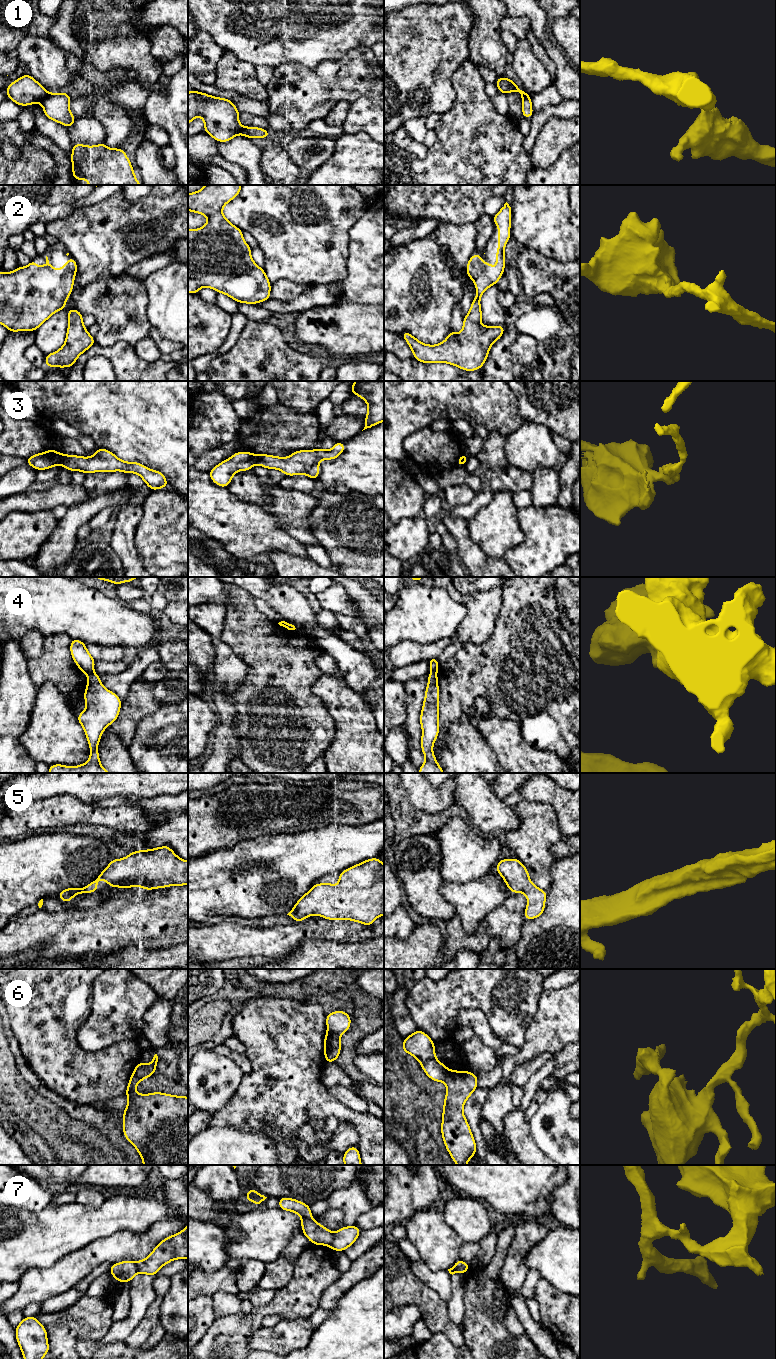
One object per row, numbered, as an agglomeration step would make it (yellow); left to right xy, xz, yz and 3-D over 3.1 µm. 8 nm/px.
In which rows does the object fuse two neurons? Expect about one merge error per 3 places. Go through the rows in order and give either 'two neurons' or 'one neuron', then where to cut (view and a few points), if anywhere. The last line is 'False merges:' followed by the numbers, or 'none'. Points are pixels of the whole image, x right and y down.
1: two neurons; cut in xy along (49, 93), (41, 103)
2: one neuron; no cut
3: one neuron; no cut
4: two neurons; cut in yz along (431, 671), (436, 673)
5: one neuron; no cut
6: two neurons; cut in xz along (327, 1029), (339, 1035)
7: two neurons; cut in xz along (334, 1233), (328, 1245)
False merges: 1, 4, 6, 7

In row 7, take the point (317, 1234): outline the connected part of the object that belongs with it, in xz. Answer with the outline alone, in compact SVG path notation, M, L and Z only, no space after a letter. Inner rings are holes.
M281 1197L278 1208L297 1213L301 1217L302 1233L312 1244L324 1246L331 1244L334 1233L312 1219L314 1216L310 1205L293 1198Z

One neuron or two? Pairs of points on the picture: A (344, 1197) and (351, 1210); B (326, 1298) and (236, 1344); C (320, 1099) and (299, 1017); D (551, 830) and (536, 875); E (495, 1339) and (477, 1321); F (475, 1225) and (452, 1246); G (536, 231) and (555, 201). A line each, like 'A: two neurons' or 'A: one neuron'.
A: one neuron
B: two neurons
C: one neuron
D: one neuron
E: one neuron
F: two neurons
G: one neuron

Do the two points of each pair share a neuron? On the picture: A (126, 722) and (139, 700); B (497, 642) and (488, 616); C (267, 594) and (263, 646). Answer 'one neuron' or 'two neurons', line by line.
A: one neuron
B: two neurons
C: two neurons

